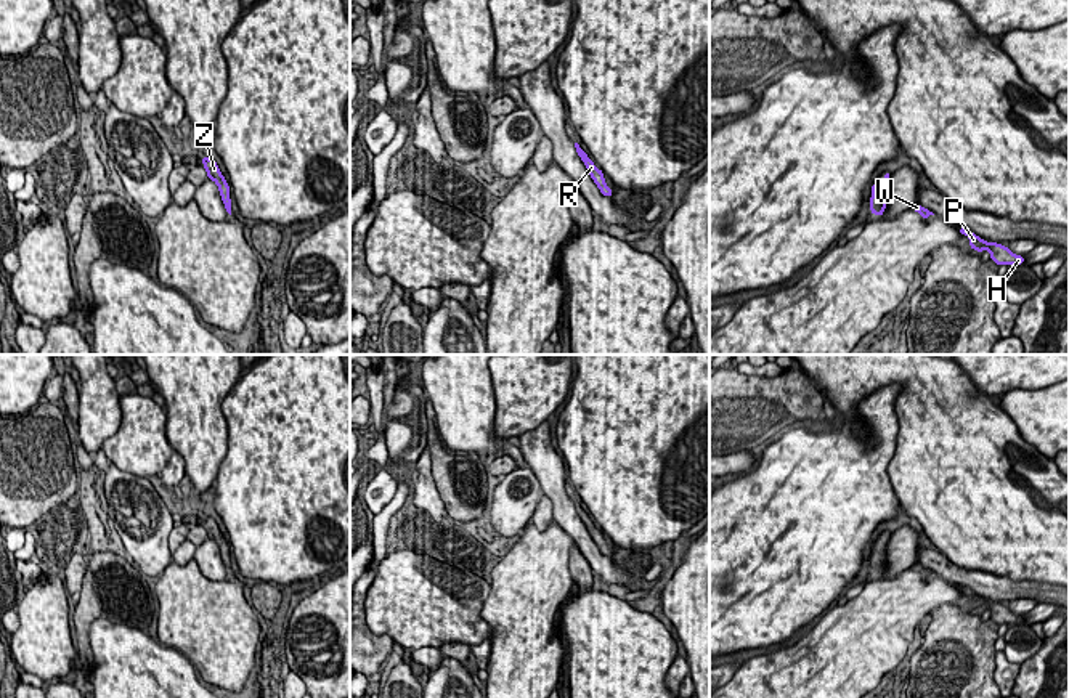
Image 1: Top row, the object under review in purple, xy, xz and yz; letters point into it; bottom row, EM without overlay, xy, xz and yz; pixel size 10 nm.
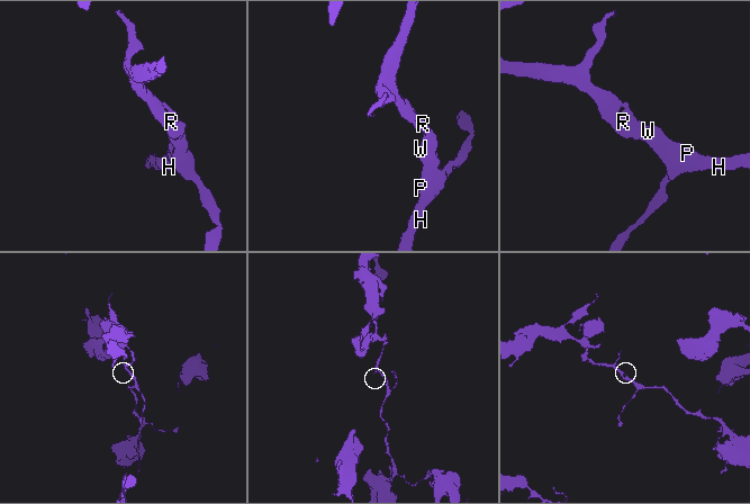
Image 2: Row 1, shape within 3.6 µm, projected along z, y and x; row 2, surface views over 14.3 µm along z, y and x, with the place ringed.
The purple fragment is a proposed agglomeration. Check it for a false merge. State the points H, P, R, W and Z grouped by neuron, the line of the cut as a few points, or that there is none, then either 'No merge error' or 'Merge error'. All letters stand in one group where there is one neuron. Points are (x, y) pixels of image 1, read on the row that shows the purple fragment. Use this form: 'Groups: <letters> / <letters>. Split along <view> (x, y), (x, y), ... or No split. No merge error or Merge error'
Groups: H P R W Z. No split. No merge error

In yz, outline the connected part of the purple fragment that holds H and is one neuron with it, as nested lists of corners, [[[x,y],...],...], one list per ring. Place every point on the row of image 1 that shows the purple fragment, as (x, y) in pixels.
[[[961,226],[958,228],[958,231],[961,233],[961,236],[966,236],[966,234],[969,236],[971,249],[978,252],[989,250],[990,260],[994,260],[998,266],[1000,265],[1024,265],[1024,257],[1011,254],[1008,247],[997,242],[986,242],[979,236],[976,236],[974,233]]]

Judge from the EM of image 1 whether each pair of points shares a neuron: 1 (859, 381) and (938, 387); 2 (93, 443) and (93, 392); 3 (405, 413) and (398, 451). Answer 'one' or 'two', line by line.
1: one
2: one
3: one

